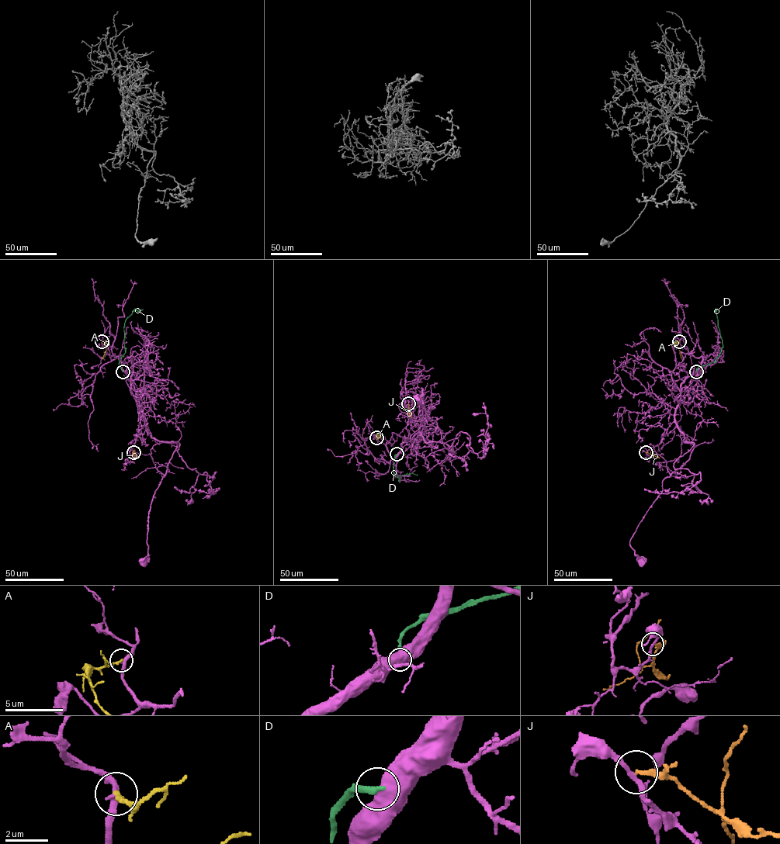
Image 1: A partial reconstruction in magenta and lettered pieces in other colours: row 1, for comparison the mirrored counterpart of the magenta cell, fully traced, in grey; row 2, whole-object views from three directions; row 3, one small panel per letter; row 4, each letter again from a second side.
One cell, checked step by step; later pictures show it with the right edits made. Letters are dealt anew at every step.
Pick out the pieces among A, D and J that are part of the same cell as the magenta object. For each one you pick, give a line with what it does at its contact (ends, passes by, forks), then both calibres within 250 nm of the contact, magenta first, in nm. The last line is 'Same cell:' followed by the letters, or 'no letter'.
Same cell: no letter

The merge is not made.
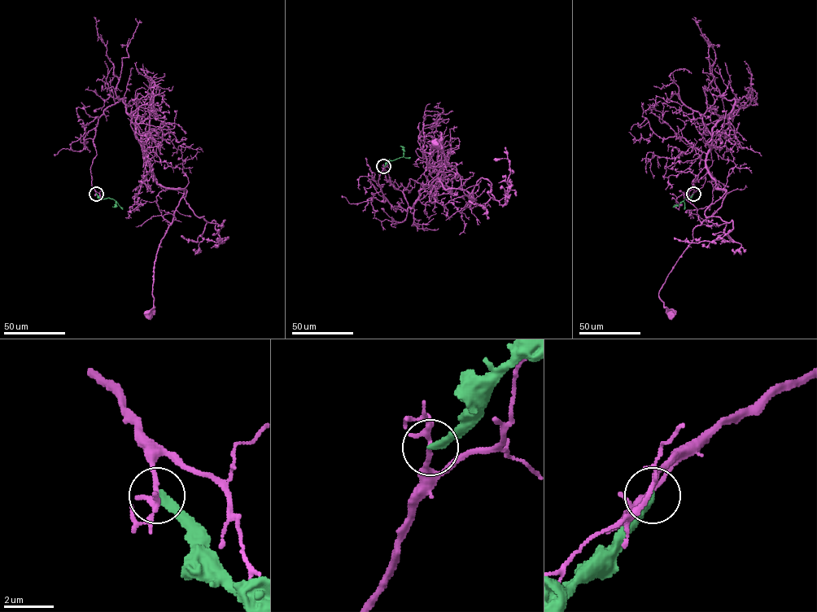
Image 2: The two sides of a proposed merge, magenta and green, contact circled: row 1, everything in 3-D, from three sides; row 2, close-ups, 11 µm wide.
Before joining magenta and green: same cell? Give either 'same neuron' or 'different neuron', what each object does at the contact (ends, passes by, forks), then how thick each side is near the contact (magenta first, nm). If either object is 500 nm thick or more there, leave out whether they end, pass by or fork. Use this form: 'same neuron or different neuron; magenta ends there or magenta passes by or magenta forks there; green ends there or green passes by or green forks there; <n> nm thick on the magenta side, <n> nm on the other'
different neuron; magenta forks there; green ends there; 150 nm thick on the magenta side, 320 nm on the other

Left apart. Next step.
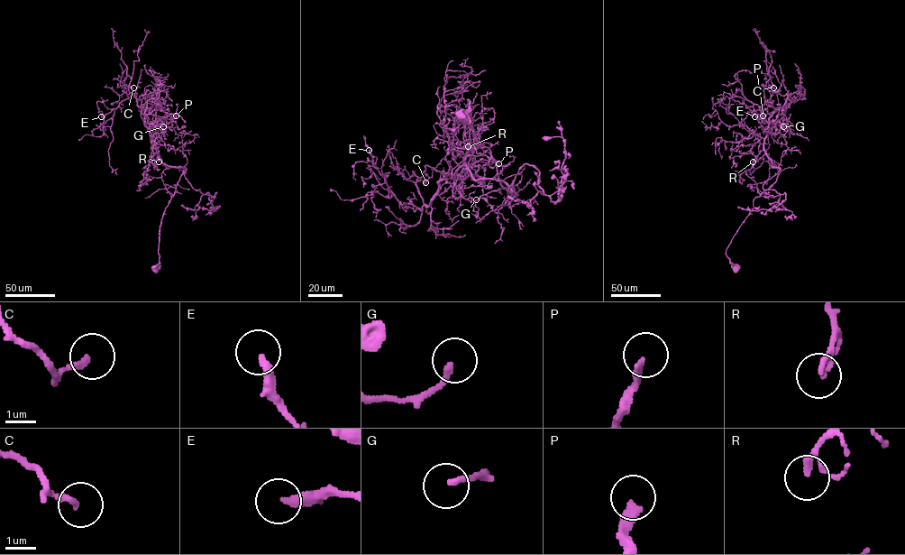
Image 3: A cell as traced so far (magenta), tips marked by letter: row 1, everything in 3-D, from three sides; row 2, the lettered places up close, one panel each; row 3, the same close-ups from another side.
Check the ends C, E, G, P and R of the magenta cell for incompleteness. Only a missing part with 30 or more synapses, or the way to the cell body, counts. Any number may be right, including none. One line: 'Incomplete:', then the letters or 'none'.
Incomplete: P

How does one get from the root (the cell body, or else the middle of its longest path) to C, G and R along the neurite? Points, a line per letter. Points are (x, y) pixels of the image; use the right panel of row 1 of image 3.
C: (735, 268), (726, 250), (753, 200), (781, 171), (772, 167), (763, 146), (769, 119), (787, 97), (773, 87)
G: (735, 268), (726, 250), (753, 200), (776, 180), (781, 170), (772, 167), (763, 141), (770, 124), (783, 126)
R: (735, 268), (726, 250), (754, 208), (753, 200), (776, 180), (781, 171), (772, 167), (763, 149), (753, 161)

